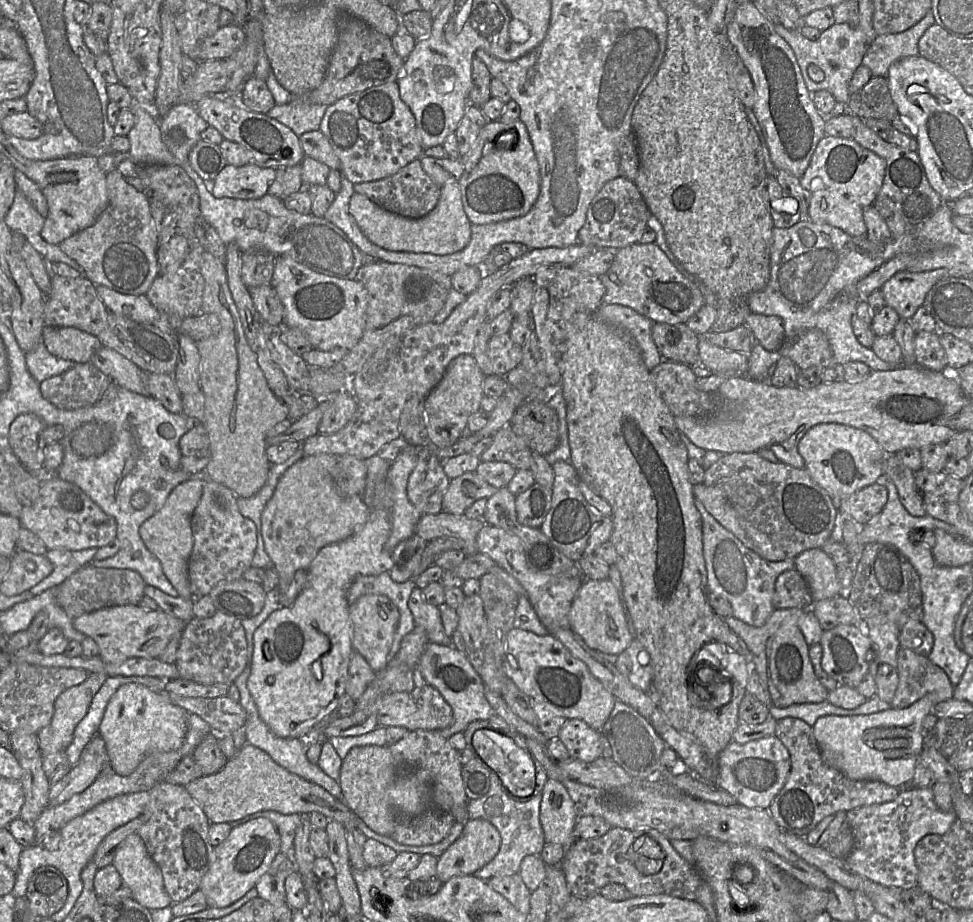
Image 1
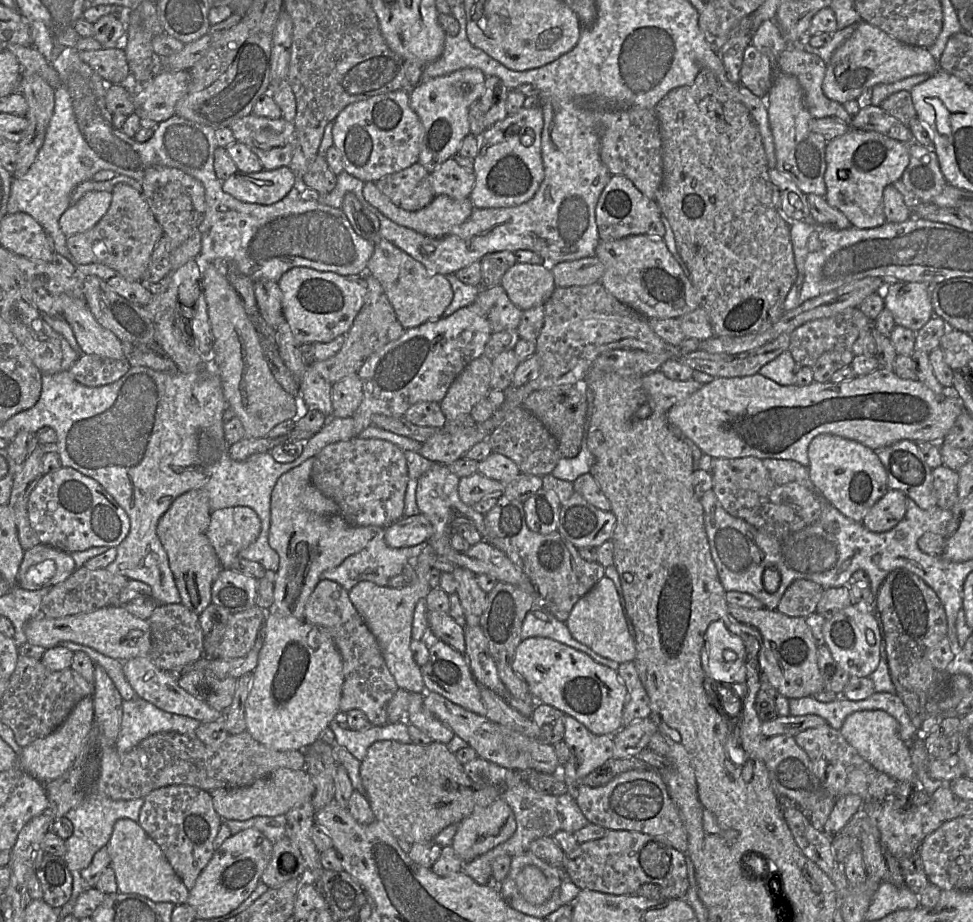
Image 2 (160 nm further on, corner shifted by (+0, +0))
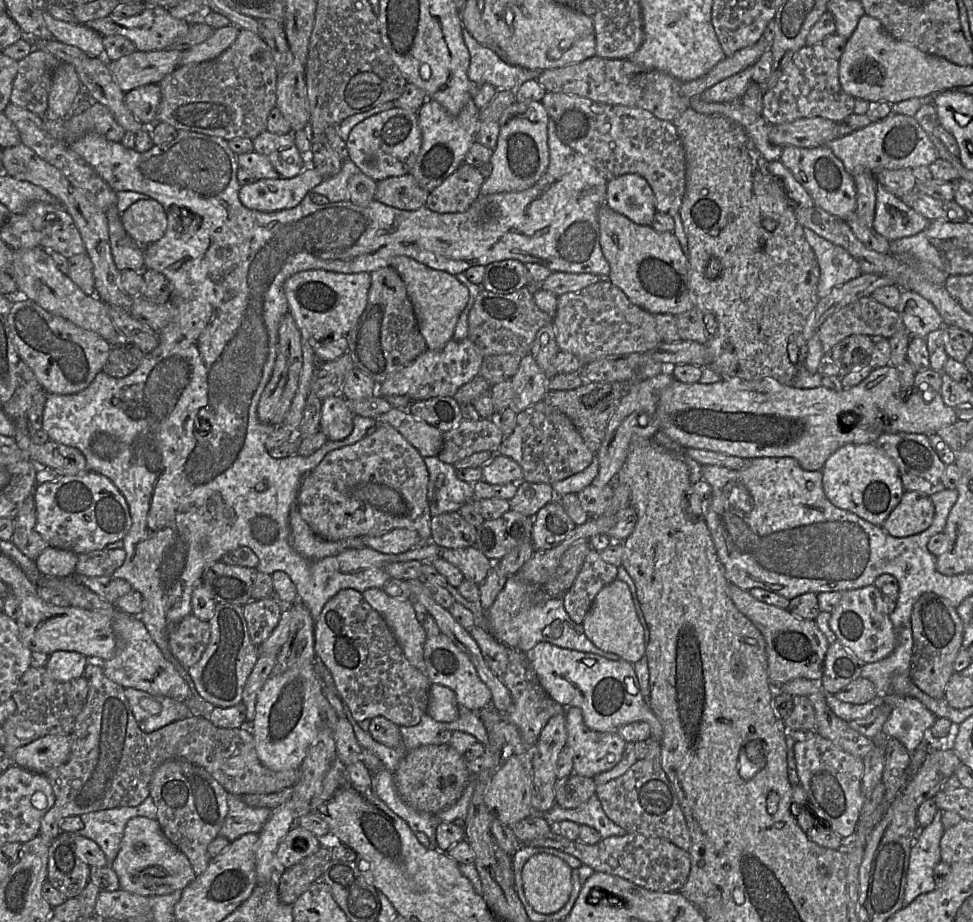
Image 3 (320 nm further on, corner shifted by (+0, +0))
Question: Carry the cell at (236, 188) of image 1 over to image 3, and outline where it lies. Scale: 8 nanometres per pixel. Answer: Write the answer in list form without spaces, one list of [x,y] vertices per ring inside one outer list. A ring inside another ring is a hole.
[[[313,167],[292,178],[257,179],[239,190],[241,203],[252,210],[275,212],[297,206],[324,177]]]

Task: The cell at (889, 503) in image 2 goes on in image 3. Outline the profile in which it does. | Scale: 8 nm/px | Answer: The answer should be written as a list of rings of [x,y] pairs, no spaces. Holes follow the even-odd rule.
[[[905,491],[881,527],[895,537],[910,536],[929,528],[934,515],[935,507],[930,496],[918,491]]]

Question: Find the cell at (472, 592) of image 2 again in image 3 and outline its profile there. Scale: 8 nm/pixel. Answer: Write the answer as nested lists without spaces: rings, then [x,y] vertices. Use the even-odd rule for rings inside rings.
[[[475,546],[442,548],[440,557],[457,567],[465,580],[477,585],[487,577],[493,563]]]

